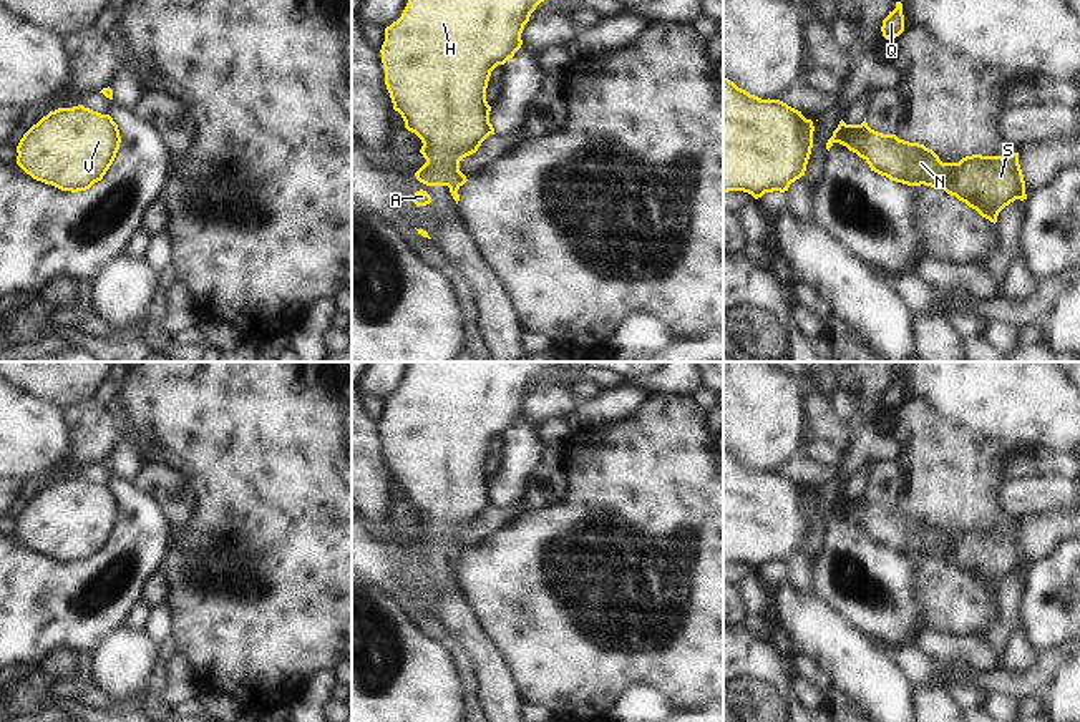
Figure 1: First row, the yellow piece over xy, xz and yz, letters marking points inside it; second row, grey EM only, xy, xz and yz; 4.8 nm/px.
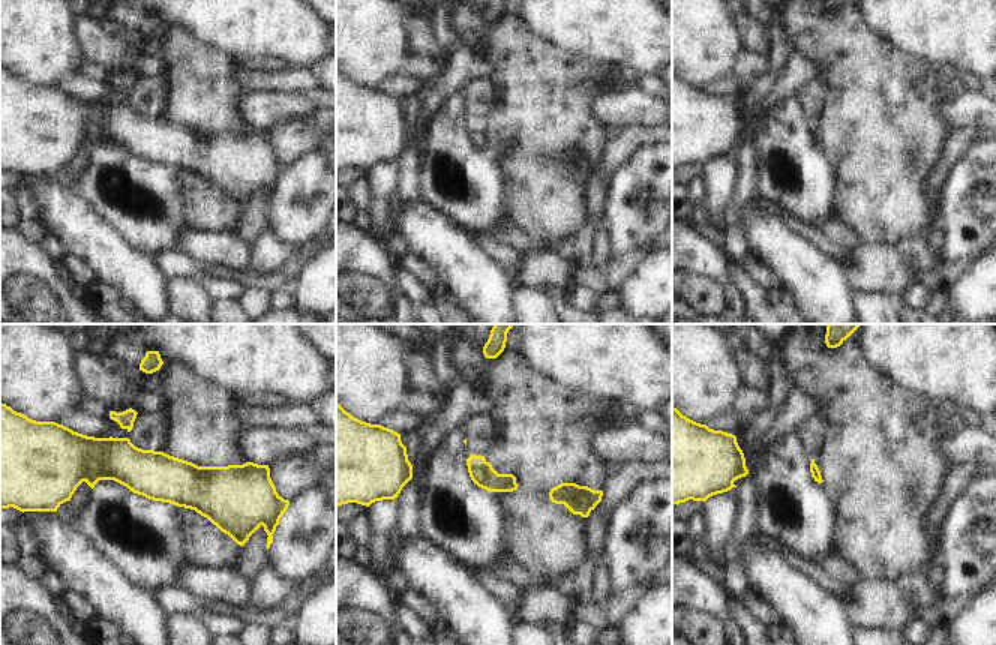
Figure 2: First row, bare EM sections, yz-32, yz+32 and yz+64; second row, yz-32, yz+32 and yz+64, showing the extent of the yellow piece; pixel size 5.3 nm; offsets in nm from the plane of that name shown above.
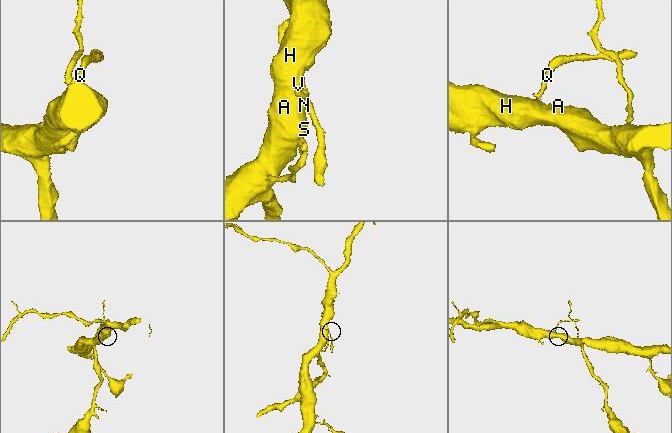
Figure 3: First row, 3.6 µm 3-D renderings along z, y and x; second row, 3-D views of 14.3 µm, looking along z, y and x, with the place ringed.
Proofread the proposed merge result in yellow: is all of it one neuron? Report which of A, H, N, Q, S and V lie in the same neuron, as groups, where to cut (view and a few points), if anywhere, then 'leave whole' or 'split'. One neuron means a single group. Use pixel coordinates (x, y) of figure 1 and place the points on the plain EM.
A H N S V / Q; cut in xz along (488, 495), (490, 505); split

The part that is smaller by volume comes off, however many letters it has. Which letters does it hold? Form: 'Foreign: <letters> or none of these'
Foreign: Q

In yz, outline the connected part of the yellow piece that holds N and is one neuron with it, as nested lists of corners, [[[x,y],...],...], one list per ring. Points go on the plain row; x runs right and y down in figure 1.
[[[843,491],[828,511],[826,521],[829,523],[834,515],[839,515],[856,524],[869,536],[871,543],[886,548],[891,553],[907,558],[939,558],[947,566],[956,568],[994,596],[1005,578],[1015,571],[1027,571],[1025,553],[1019,536],[1019,524],[1012,524],[1007,529],[972,526],[962,529],[959,534],[942,534],[939,528],[924,516],[899,511],[896,506],[878,505],[868,496],[846,496]]]

